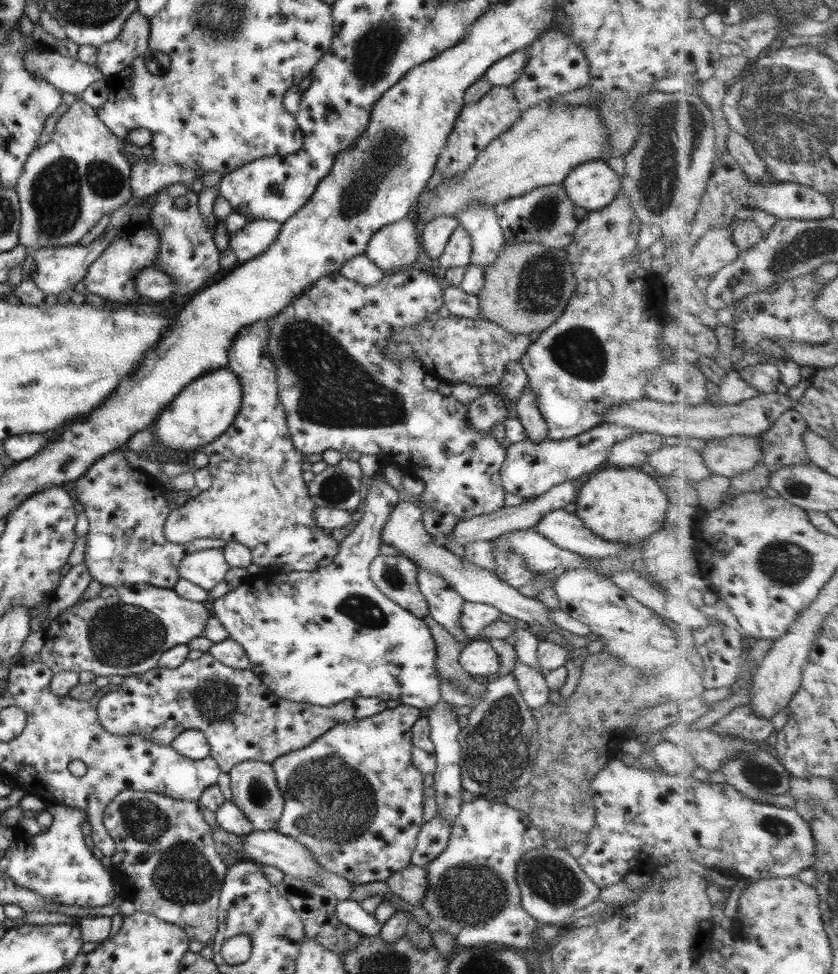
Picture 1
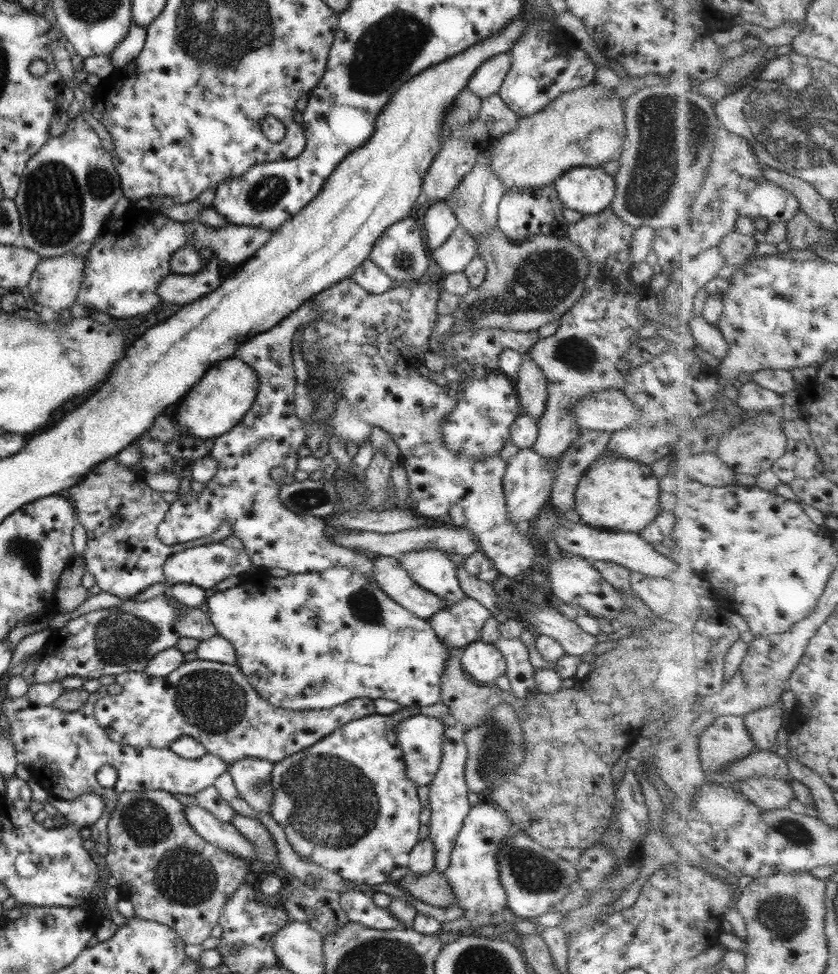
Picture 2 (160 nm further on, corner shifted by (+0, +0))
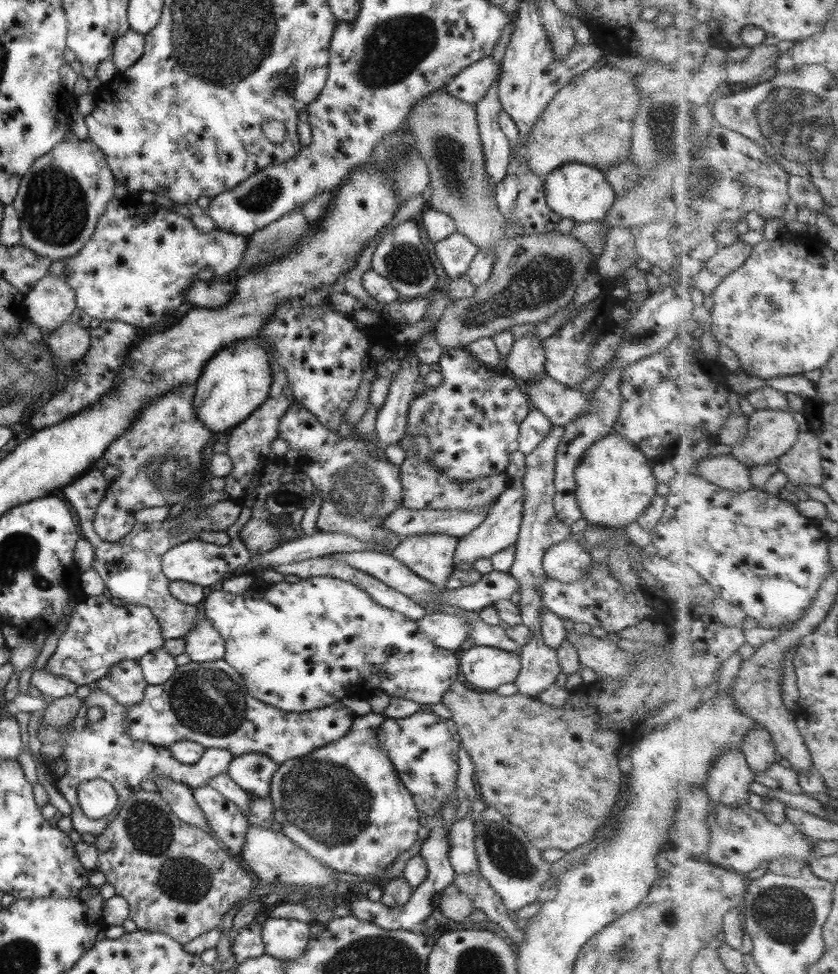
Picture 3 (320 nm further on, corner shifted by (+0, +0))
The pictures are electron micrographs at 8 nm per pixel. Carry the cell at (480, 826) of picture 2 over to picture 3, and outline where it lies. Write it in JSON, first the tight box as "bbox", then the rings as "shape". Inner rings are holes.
{"bbox":[446,817,477,873],"shape":[[[463,817],[446,828],[448,861],[456,873],[476,872],[477,859],[474,853],[474,830],[471,819]]]}

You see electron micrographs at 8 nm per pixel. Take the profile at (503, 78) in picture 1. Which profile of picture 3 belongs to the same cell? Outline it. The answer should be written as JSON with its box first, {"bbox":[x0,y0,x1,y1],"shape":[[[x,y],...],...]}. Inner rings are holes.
{"bbox":[443,56,499,105],"shape":[[[487,56],[460,70],[446,83],[443,90],[457,100],[474,105],[483,98],[497,74],[499,74],[499,66]]]}

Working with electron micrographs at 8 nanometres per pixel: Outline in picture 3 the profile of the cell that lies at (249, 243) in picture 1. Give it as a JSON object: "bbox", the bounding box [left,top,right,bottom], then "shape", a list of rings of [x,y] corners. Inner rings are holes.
{"bbox":[61,193,245,330],"shape":[[[120,193],[107,201],[105,212],[97,220],[89,240],[78,254],[61,260],[62,276],[66,286],[75,294],[76,307],[83,310],[90,319],[125,322],[140,330],[157,324],[168,312],[190,307],[184,294],[198,280],[197,272],[209,270],[212,279],[221,280],[225,274],[231,274],[237,263],[241,262],[245,248],[245,236],[229,234],[219,229],[199,233],[188,218],[153,202],[128,205]]]}

